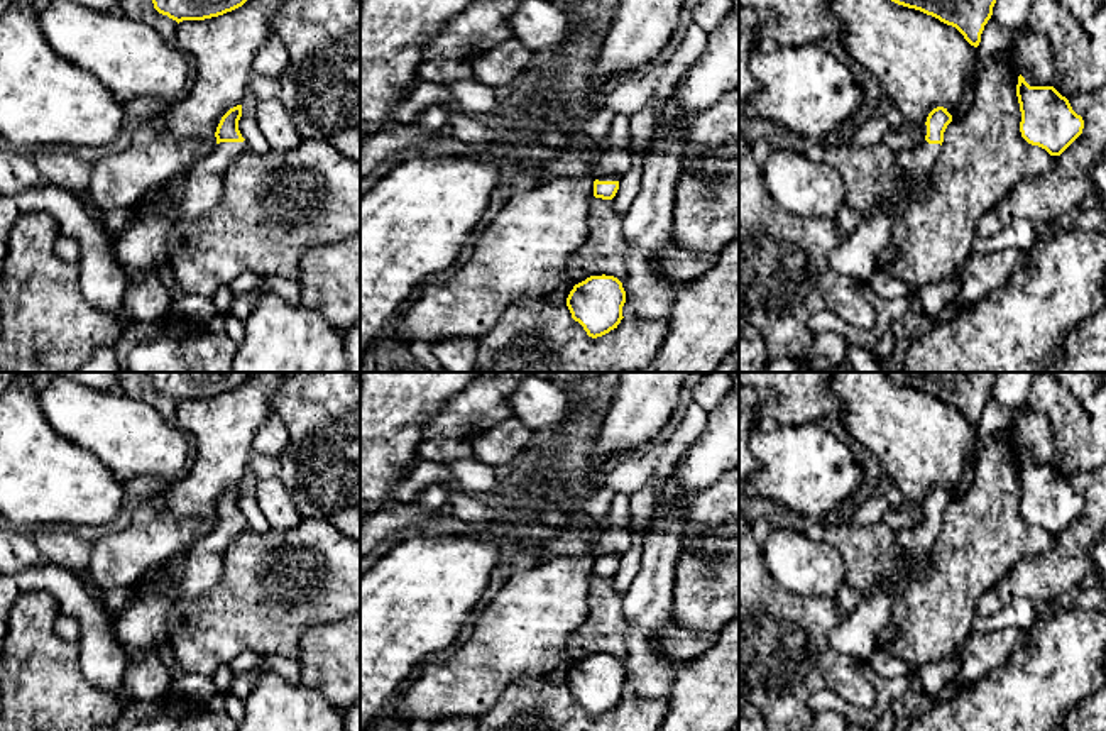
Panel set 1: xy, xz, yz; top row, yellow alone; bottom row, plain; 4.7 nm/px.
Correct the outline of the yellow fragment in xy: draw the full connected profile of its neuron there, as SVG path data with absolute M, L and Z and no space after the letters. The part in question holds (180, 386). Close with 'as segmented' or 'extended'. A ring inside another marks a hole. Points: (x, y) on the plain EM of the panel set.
M147 372L154 387L176 399L205 399L242 386L252 372Z; as segmented

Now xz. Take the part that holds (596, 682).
M590 655L573 665L567 677L572 697L589 716L597 717L617 707L626 682L622 662L614 655Z; as segmented

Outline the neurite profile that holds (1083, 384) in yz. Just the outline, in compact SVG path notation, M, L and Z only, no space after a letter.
M1032 372L1047 374L1065 386L1077 398L1089 398L1101 379L1101 372Z

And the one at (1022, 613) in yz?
M1018 599L991 616L977 616L971 633L993 633L1005 628L1027 629L1040 616L1042 613L1035 607L1035 602Z

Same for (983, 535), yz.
M1015 426L991 437L976 464L972 487L966 496L952 499L944 511L923 579L910 570L905 553L896 548L896 535L884 523L857 526L840 519L825 525L824 541L840 553L846 565L844 584L862 592L866 599L883 591L895 596L891 616L878 635L878 648L915 668L961 655L979 616L977 604L983 594L1020 560L1045 555L1055 545L1055 535L1021 516L1018 455Z

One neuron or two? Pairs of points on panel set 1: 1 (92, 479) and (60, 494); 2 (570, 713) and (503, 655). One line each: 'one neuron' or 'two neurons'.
1: one neuron
2: two neurons

